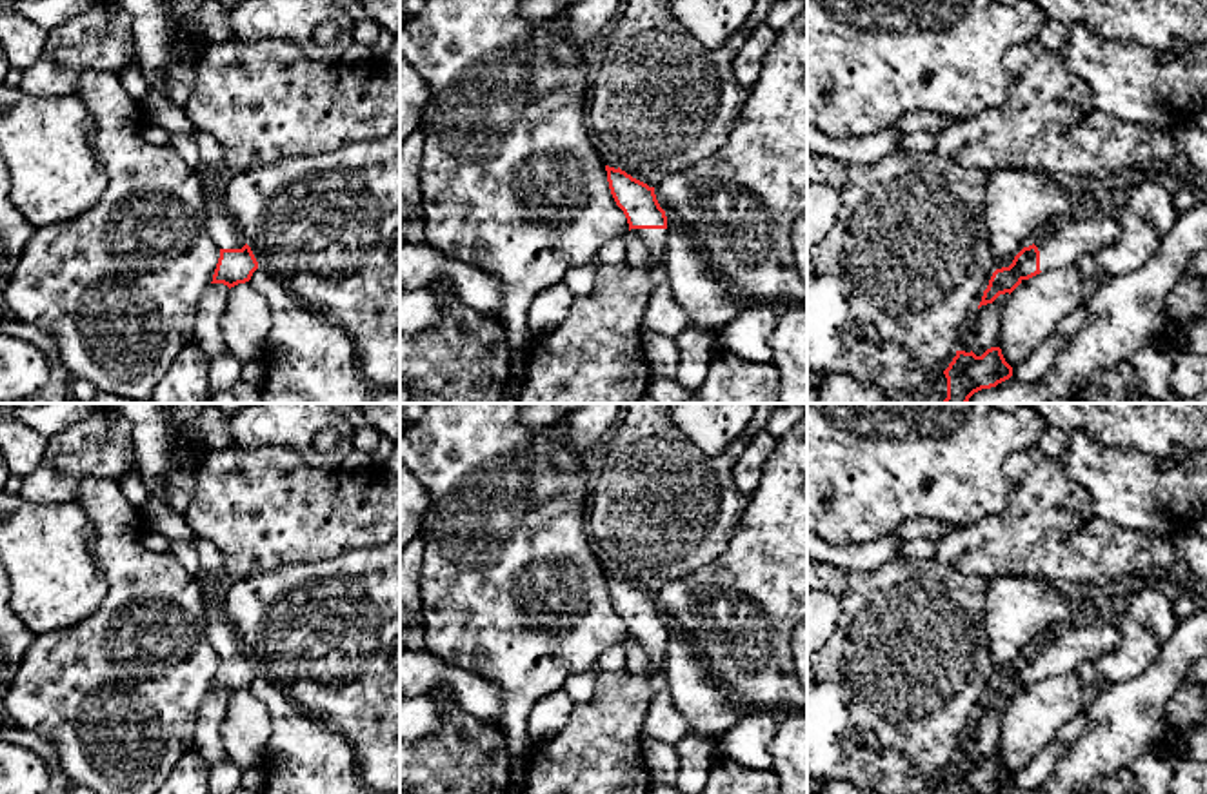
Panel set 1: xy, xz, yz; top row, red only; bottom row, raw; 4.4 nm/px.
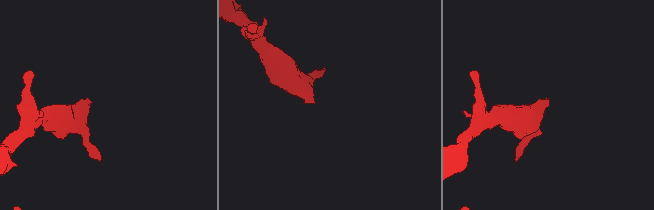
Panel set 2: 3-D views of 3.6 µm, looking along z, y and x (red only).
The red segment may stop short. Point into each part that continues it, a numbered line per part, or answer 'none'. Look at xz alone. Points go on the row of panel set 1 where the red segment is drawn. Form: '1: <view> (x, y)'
1: xz (657, 240)

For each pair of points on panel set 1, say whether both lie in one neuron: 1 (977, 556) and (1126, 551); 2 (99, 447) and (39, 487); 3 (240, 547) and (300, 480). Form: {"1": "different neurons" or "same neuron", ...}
{"1": "same neuron", "2": "same neuron", "3": "same neuron"}

